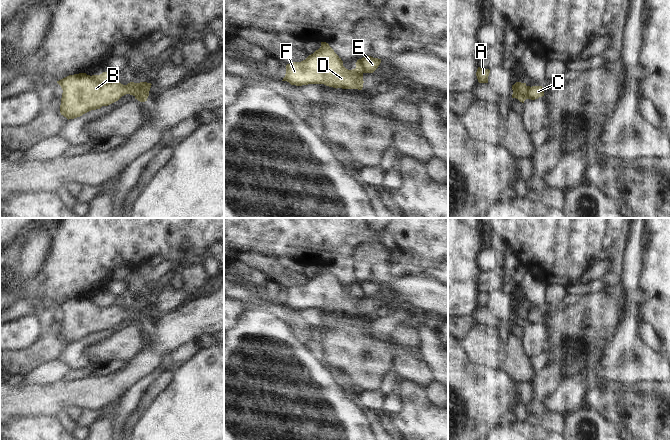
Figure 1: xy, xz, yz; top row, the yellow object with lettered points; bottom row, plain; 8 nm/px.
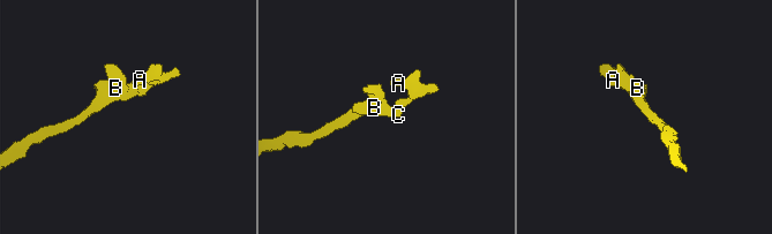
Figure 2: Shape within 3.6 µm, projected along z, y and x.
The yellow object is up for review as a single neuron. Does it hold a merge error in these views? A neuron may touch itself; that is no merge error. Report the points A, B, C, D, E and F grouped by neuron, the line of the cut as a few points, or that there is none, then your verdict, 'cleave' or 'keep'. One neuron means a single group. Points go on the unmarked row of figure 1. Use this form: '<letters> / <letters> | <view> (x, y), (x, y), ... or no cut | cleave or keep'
A E / B C D F | xy (134, 307), (137, 313), (137, 320), (135, 322) | cleave

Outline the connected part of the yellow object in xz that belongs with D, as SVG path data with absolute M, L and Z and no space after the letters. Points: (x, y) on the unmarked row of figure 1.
M326 266L301 286L286 289L286 298L282 305L291 309L324 308L333 312L363 312L363 296L357 292L348 294L343 285Z

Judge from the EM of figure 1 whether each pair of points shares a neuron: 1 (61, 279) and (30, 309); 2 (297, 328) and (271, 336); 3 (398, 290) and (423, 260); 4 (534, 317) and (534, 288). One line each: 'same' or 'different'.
1: different
2: different
3: different
4: same

